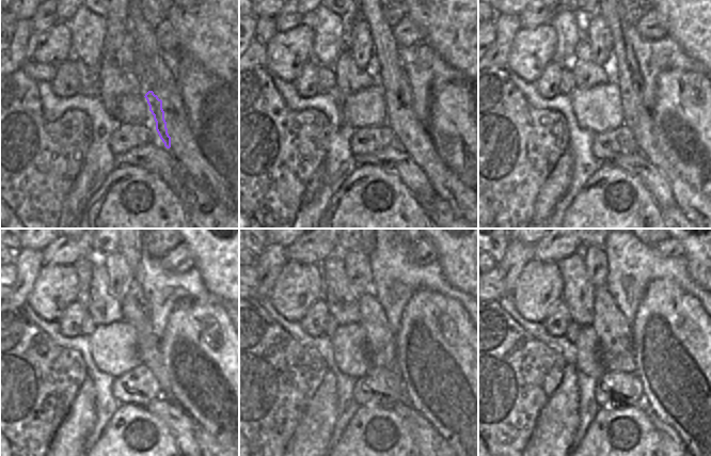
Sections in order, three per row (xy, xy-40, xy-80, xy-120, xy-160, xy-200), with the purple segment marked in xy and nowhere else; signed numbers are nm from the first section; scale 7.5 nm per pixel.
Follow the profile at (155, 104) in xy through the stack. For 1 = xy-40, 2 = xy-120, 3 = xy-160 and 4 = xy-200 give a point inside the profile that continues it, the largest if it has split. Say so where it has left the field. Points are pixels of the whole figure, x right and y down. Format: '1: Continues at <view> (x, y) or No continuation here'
1: Continues at xy-40 (395, 120)
2: Continues at xy-120 (147, 343)
3: Continues at xy-160 (379, 339)
4: Continues at xy-200 (614, 333)

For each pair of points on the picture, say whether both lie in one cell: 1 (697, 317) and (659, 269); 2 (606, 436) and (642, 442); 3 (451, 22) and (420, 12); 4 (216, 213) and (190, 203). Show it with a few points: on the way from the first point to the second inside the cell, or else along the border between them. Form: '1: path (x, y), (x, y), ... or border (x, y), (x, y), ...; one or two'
1: border (645, 291), (657, 279), (670, 279), (686, 292); two
2: path (615, 442), (633, 442); one
3: path (443, 16), (427, 16); one
4: path (209, 215), (201, 213), (196, 208); one

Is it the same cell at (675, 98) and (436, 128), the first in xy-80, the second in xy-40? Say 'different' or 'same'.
same

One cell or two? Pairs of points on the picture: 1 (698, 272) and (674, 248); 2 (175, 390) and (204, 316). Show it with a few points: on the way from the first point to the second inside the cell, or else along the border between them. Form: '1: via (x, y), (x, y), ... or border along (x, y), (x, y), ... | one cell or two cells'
1: border along (675, 239), (682, 246), (683, 256) | two cells
2: via (173, 372), (171, 360), (173, 349), (187, 334) | one cell

